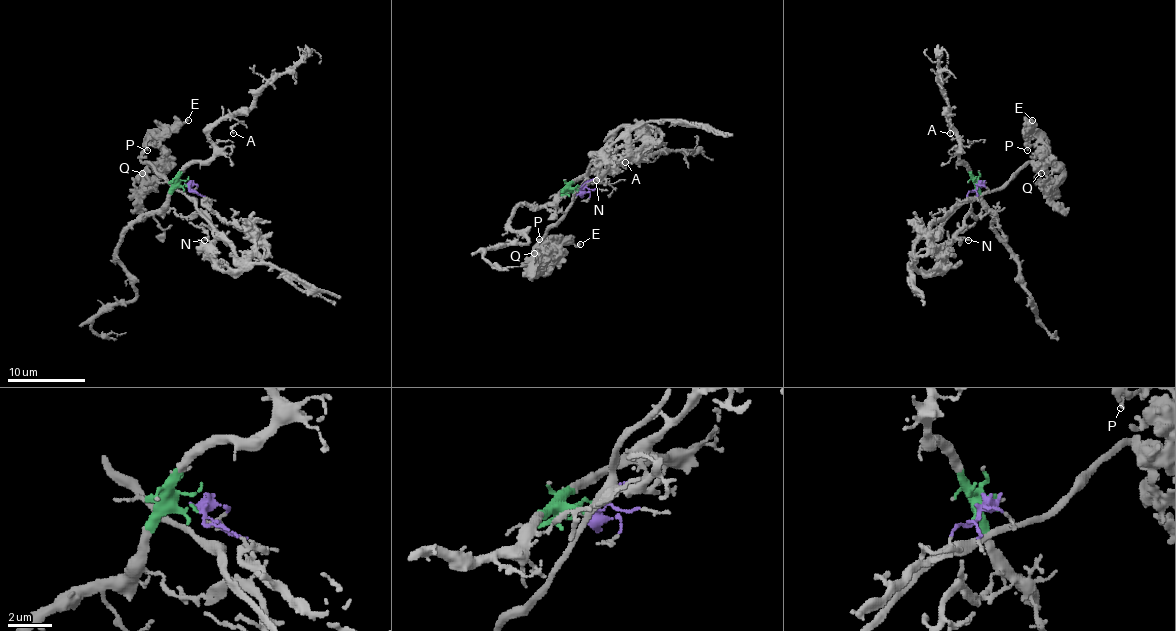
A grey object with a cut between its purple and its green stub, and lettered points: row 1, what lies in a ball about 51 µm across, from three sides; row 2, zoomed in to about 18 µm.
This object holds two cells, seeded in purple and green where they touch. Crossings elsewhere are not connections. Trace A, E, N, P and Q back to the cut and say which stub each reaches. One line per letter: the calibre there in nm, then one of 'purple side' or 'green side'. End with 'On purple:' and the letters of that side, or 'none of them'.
A: 130 nm | green side
E: 180 nm | purple side
N: 190 nm | purple side
P: 190 nm | purple side
Q: 240 nm | purple side
On purple: E, N, P, Q

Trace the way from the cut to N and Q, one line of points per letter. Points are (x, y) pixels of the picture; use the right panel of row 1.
N: (977, 187), (967, 193), (971, 203), (969, 215), (963, 228), (955, 234), (969, 240)
Q: (977, 187), (924, 234), (912, 260), (920, 238), (965, 201), (1000, 189), (1045, 143), (1041, 174)

